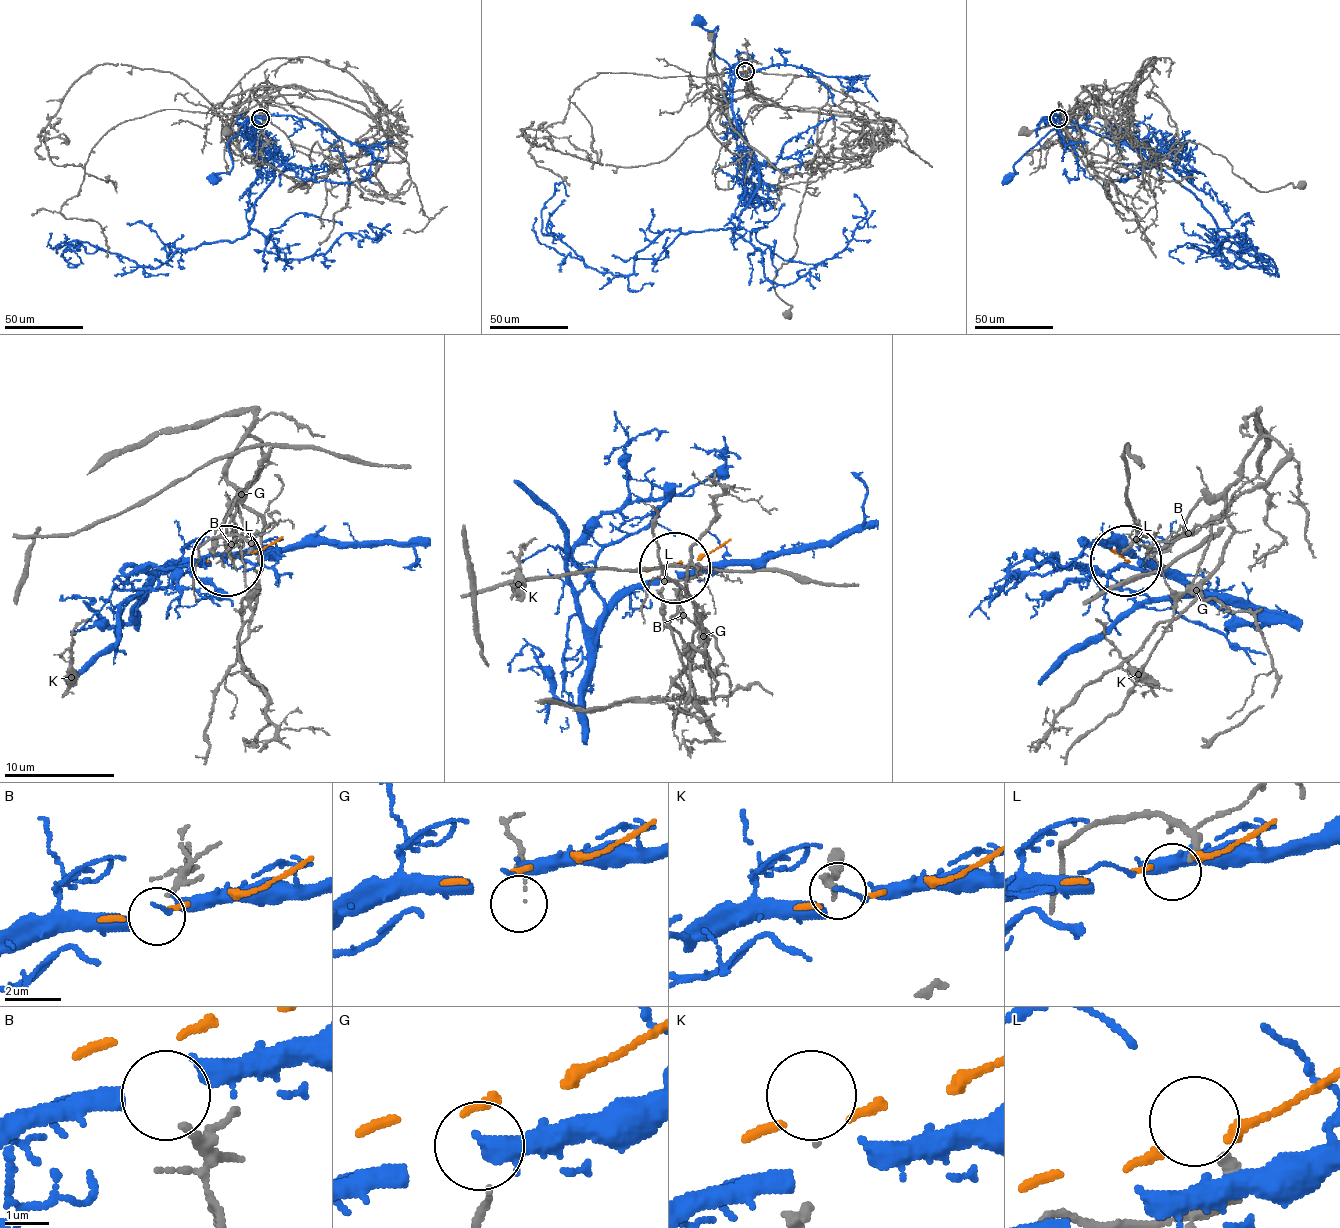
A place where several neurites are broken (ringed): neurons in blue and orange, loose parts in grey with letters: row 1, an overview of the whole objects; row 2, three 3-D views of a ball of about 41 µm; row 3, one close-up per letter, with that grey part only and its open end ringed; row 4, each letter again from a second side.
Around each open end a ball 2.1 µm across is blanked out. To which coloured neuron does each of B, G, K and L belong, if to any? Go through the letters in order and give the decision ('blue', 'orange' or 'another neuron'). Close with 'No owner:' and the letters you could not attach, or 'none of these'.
B: blue
G: another neuron
K: another neuron
L: another neuron
No owner: G, K, L

